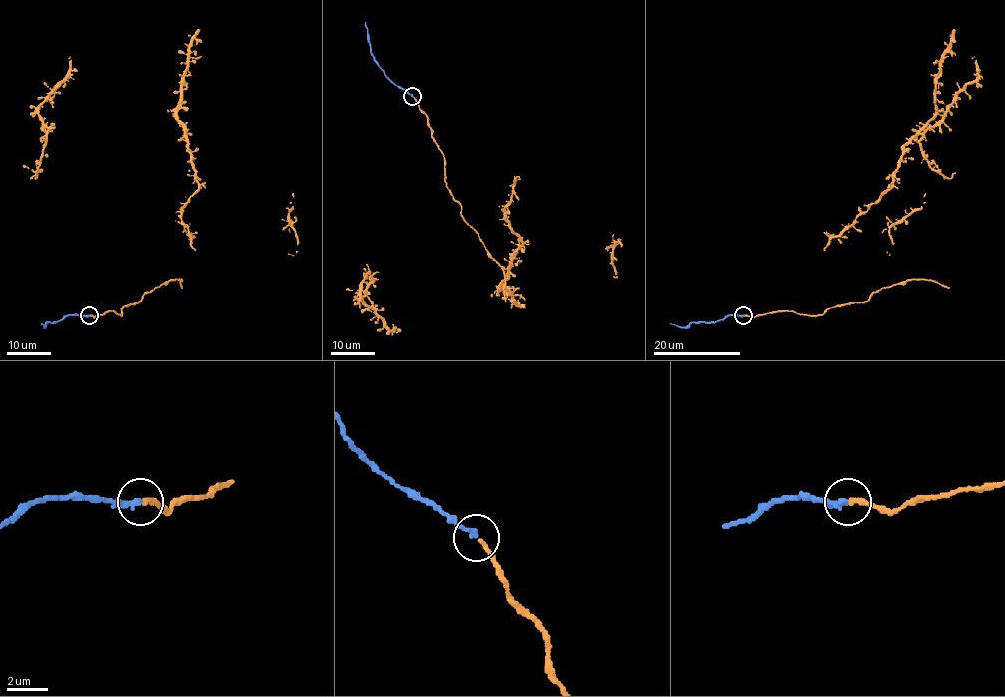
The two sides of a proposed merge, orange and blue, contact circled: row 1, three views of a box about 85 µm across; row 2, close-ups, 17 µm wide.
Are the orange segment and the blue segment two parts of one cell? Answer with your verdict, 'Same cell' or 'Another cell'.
Same cell

